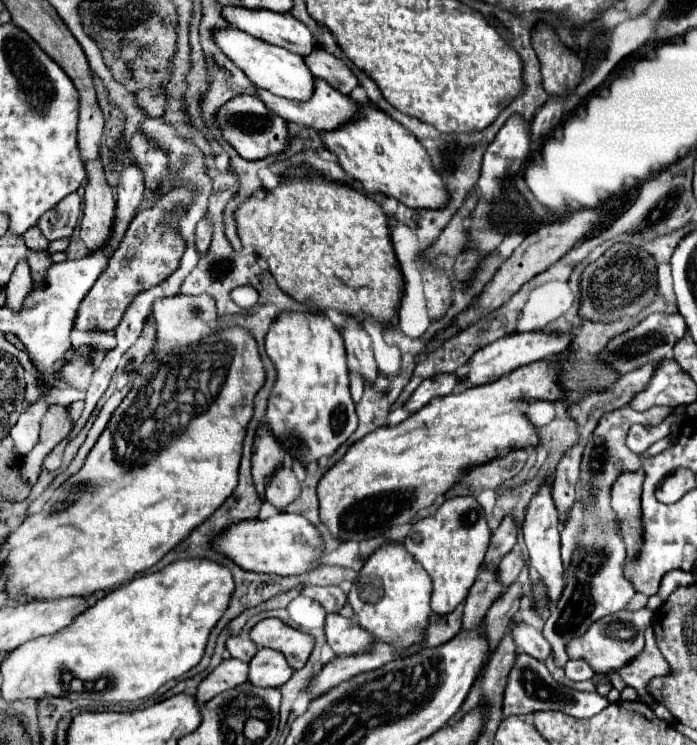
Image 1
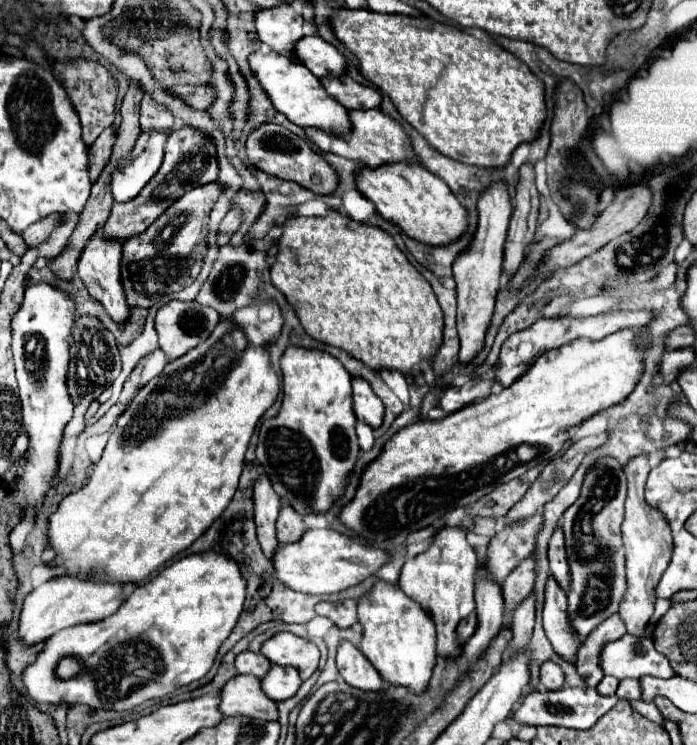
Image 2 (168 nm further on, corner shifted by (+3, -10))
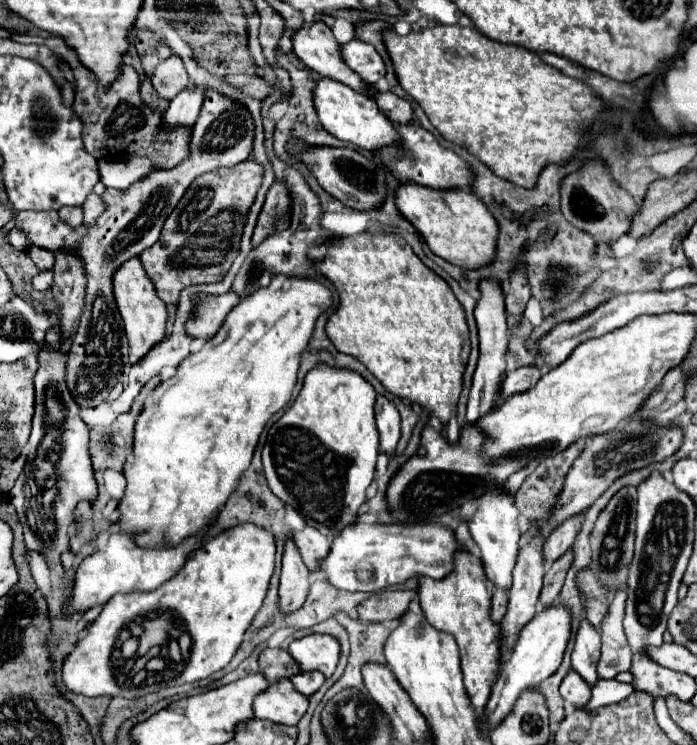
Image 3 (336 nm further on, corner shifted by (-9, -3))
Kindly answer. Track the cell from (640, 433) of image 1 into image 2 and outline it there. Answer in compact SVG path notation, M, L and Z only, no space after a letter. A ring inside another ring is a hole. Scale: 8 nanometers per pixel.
M638 455L634 457L624 473L628 479L628 499L626 499L626 515L622 523L622 539L626 549L626 573L628 573L628 591L624 593L624 599L620 603L620 619L626 625L626 633L642 637L644 629L654 613L654 601L656 601L656 583L660 581L660 575L666 571L670 557L672 557L672 531L668 527L668 521L664 519L662 511L656 511L650 507L644 499L644 485L648 479L648 457Z

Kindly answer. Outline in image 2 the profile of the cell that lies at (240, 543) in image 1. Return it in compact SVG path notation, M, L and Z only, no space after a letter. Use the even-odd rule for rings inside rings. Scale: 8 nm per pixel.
M310 529L302 535L300 543L278 547L272 563L278 579L290 589L310 595L328 595L350 589L376 575L378 569L388 563L388 553L332 529Z

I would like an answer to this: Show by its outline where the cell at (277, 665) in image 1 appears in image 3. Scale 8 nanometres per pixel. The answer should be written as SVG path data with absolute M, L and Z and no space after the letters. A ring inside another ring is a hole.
M300 672L300 674L296 674L296 676L290 678L290 682L294 684L294 688L296 688L298 692L302 692L304 696L314 694L314 692L322 686L324 680L326 680L326 678L324 678L324 674L320 674L320 672Z

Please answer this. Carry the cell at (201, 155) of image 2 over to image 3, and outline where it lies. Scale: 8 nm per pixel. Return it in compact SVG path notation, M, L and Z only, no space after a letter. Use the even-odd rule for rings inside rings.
M208 90L204 94L200 116L192 126L188 156L172 170L152 172L152 176L138 180L128 190L106 188L102 194L106 212L88 232L84 226L72 230L58 218L56 212L18 212L14 216L16 226L22 228L28 234L28 240L40 248L48 248L52 252L56 252L56 248L82 248L80 256L84 256L84 266L88 268L86 306L80 318L80 328L70 344L66 372L68 388L80 406L94 408L102 404L110 390L120 382L122 366L128 364L128 340L124 336L122 318L112 296L112 272L116 272L124 260L138 256L158 240L164 220L198 176L220 166L232 168L246 160L252 150L252 136L254 124L250 112L240 102Z

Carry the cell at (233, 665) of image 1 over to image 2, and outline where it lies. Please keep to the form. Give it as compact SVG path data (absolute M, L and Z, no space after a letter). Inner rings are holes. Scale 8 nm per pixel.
M236 675L222 689L220 711L226 717L248 717L262 721L278 721L278 707L268 699L254 675Z

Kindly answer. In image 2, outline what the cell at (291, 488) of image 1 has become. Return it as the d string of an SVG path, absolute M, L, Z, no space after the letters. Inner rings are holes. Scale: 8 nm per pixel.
M284 505L280 509L278 521L276 521L276 531L278 531L280 543L296 543L296 539L300 539L300 535L304 535L306 529L308 527L304 525L302 517L290 505Z

